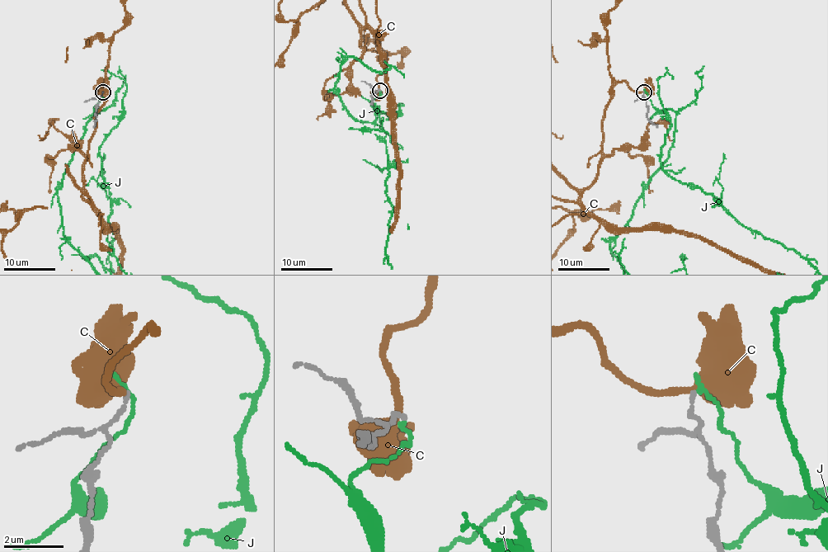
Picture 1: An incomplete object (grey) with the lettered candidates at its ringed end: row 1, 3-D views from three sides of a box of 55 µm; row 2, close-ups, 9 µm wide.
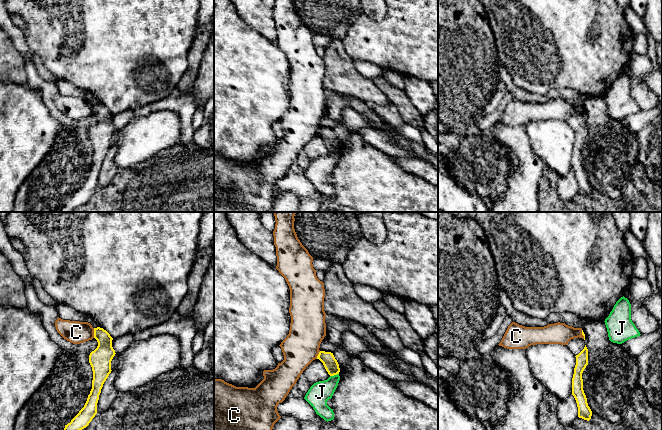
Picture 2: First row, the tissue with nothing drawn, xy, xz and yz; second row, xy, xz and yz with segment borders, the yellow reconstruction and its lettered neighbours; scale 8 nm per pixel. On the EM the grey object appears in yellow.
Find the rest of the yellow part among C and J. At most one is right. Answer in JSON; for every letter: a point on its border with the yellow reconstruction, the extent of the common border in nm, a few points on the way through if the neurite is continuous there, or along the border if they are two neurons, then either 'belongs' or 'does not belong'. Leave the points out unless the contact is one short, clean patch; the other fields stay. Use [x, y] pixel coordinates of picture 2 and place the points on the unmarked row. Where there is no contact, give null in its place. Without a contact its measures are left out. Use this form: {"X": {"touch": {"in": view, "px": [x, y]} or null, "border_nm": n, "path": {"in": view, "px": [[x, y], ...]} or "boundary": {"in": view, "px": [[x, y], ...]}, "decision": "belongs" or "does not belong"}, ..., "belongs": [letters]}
{"C": {"touch": {"in": "xy", "px": [94, 109]}, "border_nm": 80, "boundary": {"in": "xy", "px": [[93, 104], [94, 113]]}, "decision": "does not belong"}, "J": {"touch": {"in": "xz", "px": [334, 150]}, "border_nm": 80, "decision": "belongs"}, "belongs": ["J"]}

